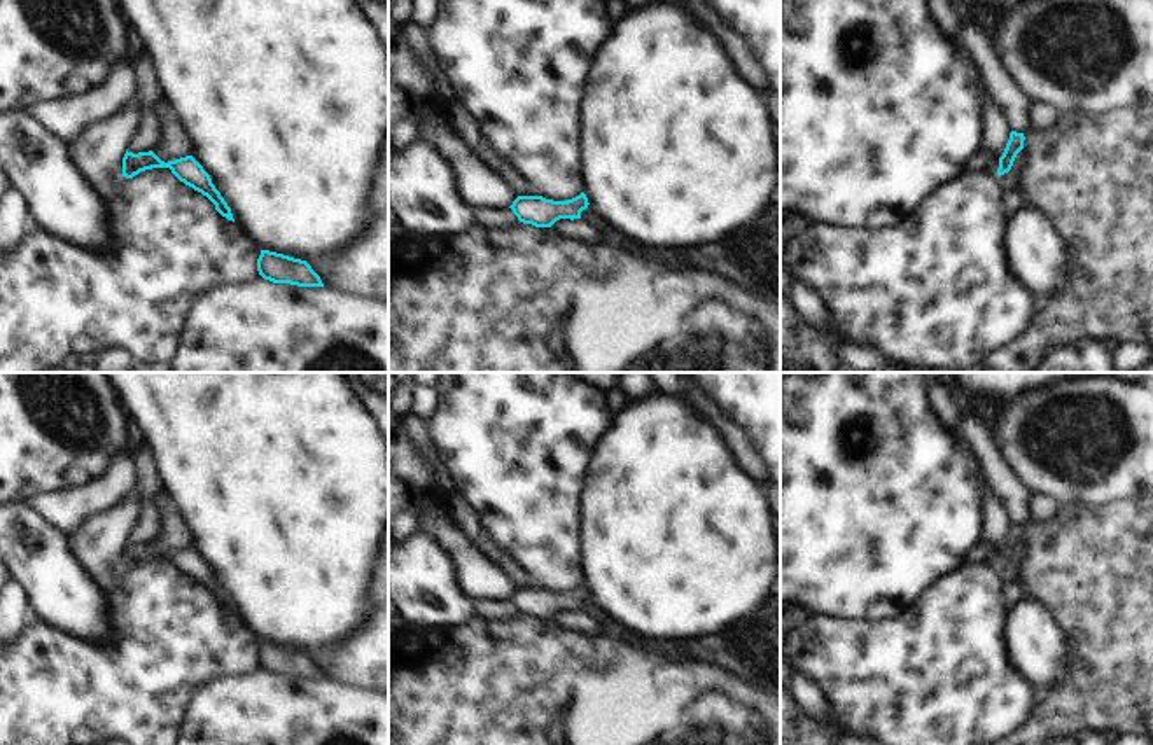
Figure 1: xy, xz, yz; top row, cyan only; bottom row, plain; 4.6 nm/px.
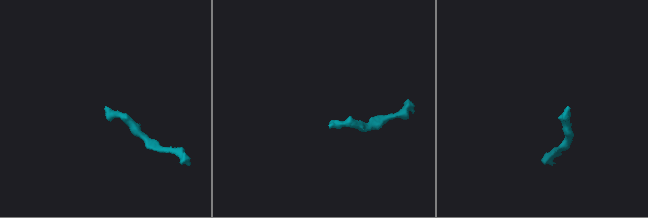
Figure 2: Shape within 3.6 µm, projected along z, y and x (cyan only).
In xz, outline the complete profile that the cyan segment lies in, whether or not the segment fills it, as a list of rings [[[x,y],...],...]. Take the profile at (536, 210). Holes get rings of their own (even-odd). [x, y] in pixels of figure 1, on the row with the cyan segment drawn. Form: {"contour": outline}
{"contour": [[[584,192],[567,201],[553,201],[542,196],[518,196],[509,206],[523,224],[535,227],[551,227],[560,219],[581,219],[581,212],[588,208]]]}

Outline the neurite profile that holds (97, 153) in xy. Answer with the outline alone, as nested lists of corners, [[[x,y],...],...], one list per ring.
[[[135,96],[112,117],[94,122],[66,142],[77,173],[105,201],[114,201],[114,178],[122,173],[128,142],[138,126],[140,110]]]

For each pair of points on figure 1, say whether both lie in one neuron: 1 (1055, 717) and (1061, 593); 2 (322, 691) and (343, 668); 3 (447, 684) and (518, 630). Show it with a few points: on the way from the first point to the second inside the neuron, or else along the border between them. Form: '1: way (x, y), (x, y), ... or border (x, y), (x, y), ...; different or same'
1: way (1082, 686), (1082, 625); same
2: border (324, 677), (370, 689); different
3: way (464, 675), (478, 670), (501, 647); same

